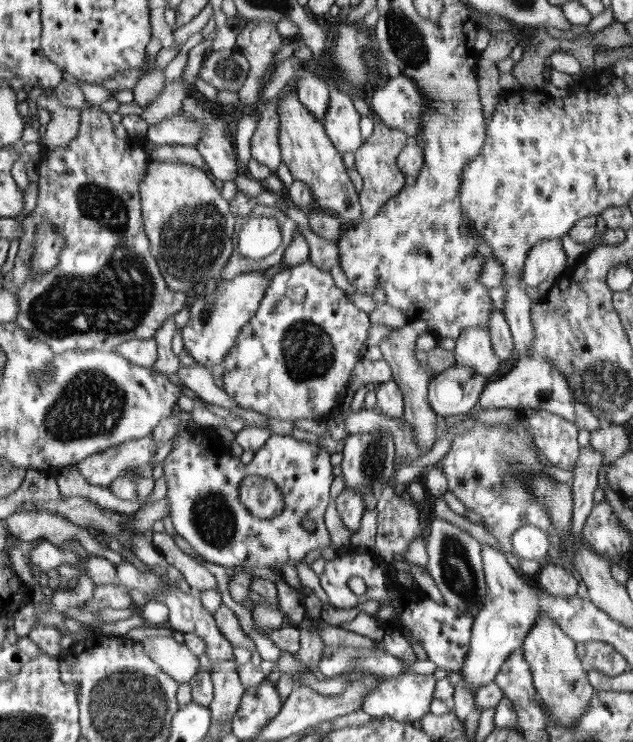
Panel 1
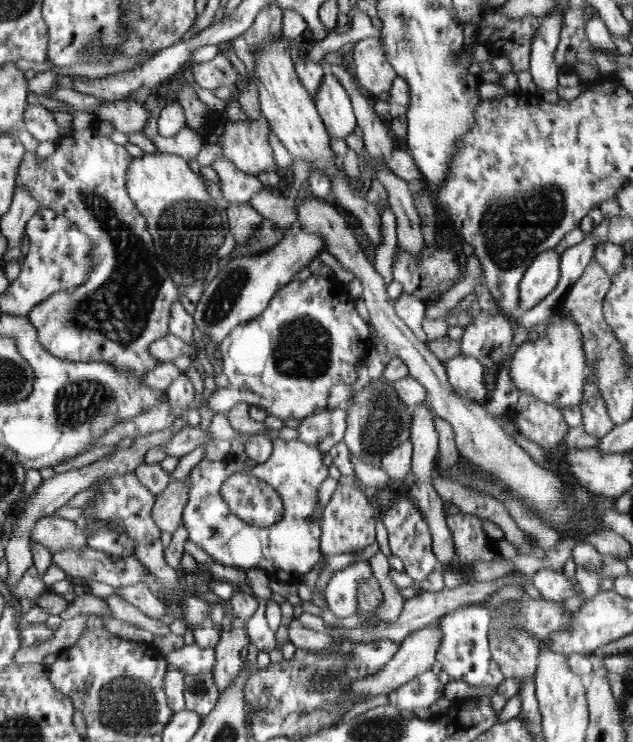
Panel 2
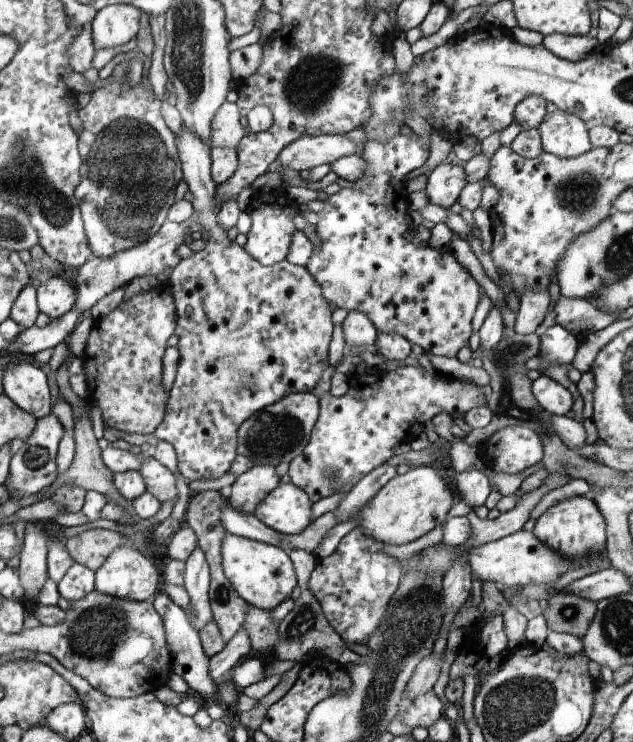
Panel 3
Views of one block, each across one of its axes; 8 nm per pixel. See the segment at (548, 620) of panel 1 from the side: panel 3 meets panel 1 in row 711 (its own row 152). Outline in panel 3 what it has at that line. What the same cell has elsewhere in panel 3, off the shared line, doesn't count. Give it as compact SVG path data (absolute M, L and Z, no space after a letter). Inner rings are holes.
M556 110L545 116L537 128L545 151L562 158L574 158L592 147L590 132L578 114Z

